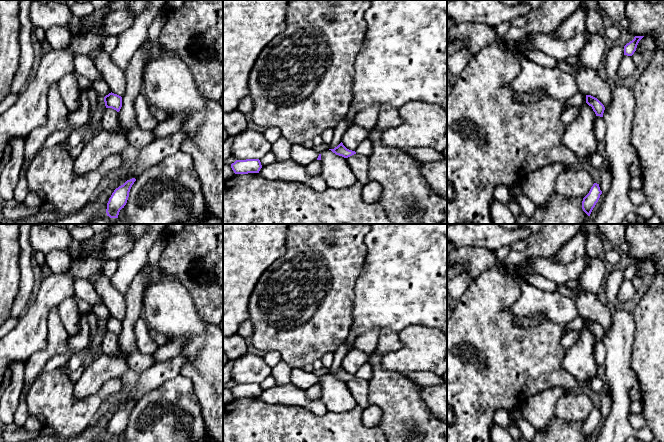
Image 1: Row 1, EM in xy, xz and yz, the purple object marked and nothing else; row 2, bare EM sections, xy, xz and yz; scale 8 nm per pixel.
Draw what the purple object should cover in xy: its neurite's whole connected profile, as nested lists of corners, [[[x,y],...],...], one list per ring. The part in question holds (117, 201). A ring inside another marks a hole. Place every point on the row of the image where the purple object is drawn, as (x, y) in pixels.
[[[135,178],[127,180],[123,185],[114,190],[107,203],[107,216],[110,218],[118,218],[120,210],[124,208],[127,203],[130,189],[135,181]]]

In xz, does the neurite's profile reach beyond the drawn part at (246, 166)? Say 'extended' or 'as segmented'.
as segmented

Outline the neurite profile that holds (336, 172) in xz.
[[[331,150],[321,153],[321,177],[328,187],[343,189],[354,185],[358,180],[346,158],[336,155]]]

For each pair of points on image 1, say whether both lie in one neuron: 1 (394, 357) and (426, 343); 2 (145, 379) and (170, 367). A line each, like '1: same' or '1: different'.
1: same
2: same

